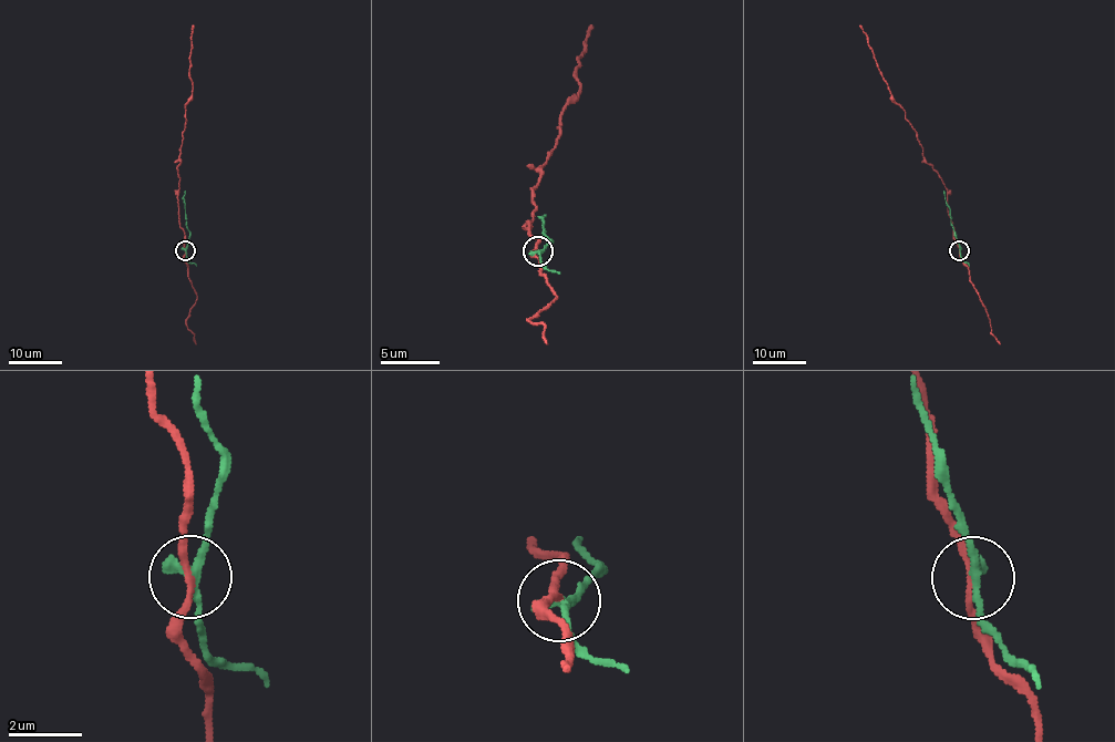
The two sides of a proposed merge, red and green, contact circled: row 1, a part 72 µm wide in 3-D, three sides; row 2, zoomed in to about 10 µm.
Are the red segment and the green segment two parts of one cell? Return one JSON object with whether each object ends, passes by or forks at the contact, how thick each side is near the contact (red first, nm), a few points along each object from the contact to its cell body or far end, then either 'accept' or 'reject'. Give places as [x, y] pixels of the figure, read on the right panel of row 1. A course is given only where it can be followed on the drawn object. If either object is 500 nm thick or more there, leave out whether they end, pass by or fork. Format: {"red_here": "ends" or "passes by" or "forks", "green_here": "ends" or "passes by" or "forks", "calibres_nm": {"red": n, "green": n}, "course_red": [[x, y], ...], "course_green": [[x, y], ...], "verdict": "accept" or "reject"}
{"red_here": "passes by", "green_here": "passes by", "calibres_nm": {"red": 170, "green": 280}, "course_red": [[960, 250], [947, 209], [945, 183], [926, 162], [917, 131], [890, 93], [860, 24]], "course_green": [[960, 250], [943, 191]], "verdict": "reject"}

